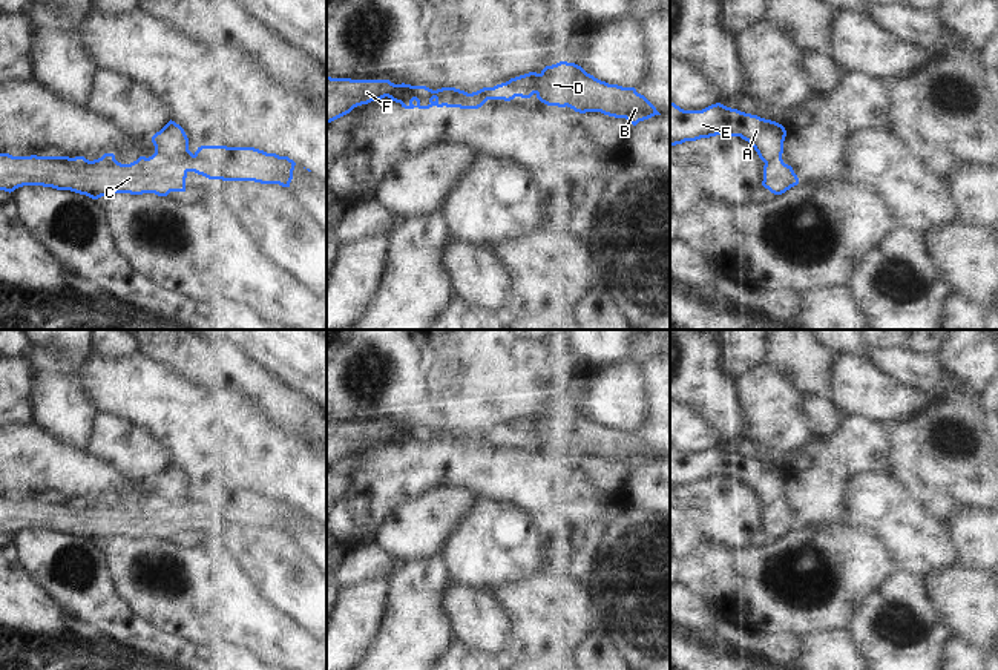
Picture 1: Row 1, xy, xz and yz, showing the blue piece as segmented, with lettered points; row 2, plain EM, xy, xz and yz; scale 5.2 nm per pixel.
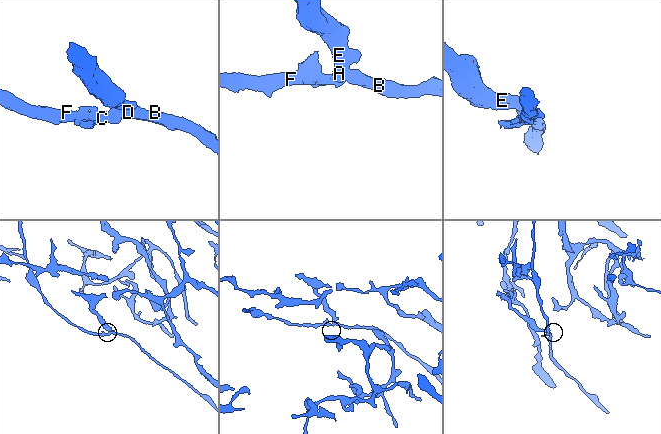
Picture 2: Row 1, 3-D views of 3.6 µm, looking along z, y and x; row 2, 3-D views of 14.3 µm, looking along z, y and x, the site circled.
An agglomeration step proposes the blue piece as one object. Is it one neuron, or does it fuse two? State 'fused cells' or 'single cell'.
fused cells

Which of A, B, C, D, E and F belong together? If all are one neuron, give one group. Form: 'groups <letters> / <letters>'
groups A E / B C D F

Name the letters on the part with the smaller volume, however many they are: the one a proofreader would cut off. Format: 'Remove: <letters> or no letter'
Remove: B, C, D, F

